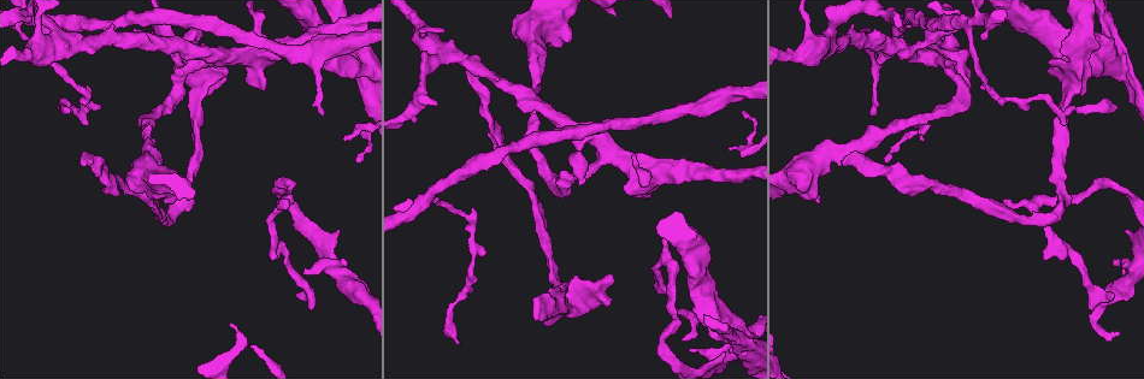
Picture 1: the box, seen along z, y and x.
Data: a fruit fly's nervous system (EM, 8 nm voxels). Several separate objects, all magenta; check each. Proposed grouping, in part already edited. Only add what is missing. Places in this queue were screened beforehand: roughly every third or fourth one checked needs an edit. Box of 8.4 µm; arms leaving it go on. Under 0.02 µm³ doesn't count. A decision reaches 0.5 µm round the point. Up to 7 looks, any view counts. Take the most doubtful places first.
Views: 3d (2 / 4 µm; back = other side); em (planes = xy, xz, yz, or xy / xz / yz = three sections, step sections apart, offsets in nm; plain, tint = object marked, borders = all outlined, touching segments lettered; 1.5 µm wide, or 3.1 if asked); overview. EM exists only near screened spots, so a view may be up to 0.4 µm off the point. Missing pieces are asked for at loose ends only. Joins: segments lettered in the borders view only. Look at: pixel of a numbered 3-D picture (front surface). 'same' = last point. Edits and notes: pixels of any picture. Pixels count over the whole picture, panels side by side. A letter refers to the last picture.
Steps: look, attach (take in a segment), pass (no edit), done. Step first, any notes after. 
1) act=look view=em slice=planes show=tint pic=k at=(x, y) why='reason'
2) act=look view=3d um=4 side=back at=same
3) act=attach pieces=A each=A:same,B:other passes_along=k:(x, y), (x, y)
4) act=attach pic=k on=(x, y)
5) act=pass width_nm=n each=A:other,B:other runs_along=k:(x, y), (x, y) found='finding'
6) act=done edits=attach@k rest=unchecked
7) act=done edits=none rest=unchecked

act=look view=em slice=planes show=plain pic=1 at=(81, 160) why='end of a long branch'

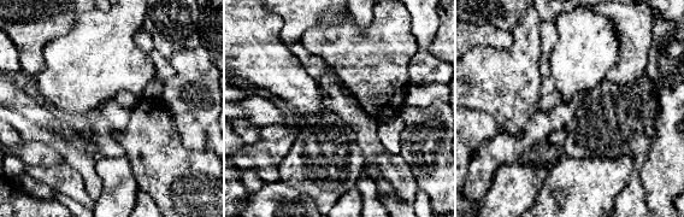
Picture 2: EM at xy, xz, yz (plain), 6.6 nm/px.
act=look view=em slice=planes show=borders at=same

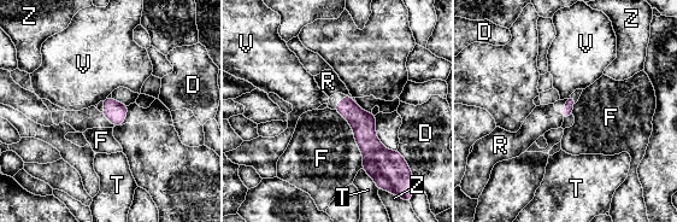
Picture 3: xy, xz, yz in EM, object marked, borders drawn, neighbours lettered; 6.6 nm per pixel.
act=attach pieces=R each=D:other,F:other,R:same,T:other,V:other,Z:other passes_along=3:(569, 104), (560, 115), (545, 117) found='it goes on there'

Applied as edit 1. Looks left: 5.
act=look view=overview

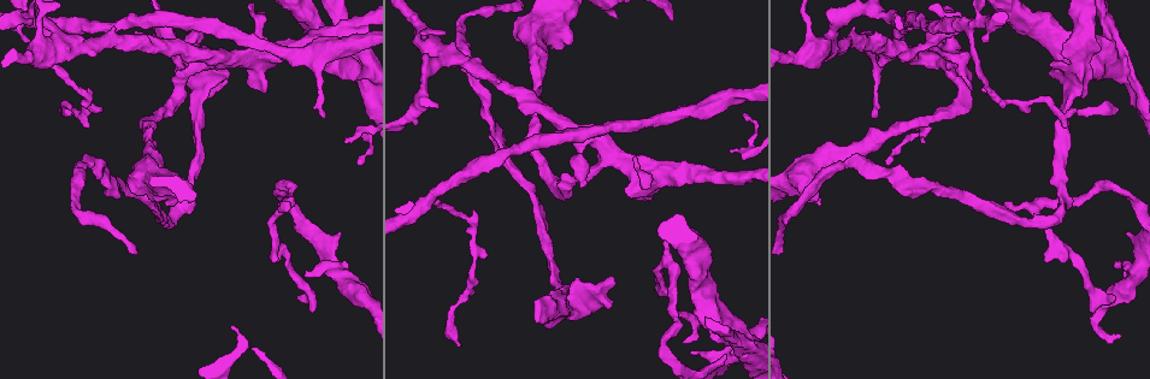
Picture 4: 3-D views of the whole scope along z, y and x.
act=look view=em slice=planes show=borders pic=4 at=(1127, 274) why='branch stops here'

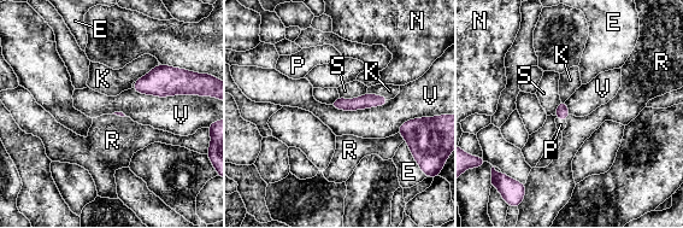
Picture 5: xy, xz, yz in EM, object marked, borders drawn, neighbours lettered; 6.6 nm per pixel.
act=attach pieces=P each=E:other,K:other,N:other,P:same,R:other,S:other,V:other passes_along=5:(563, 112), (560, 118), (560, 124) found='the neuron continues'

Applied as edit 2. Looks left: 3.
act=done edits=attach@3,attach@5 rest=unchecked

